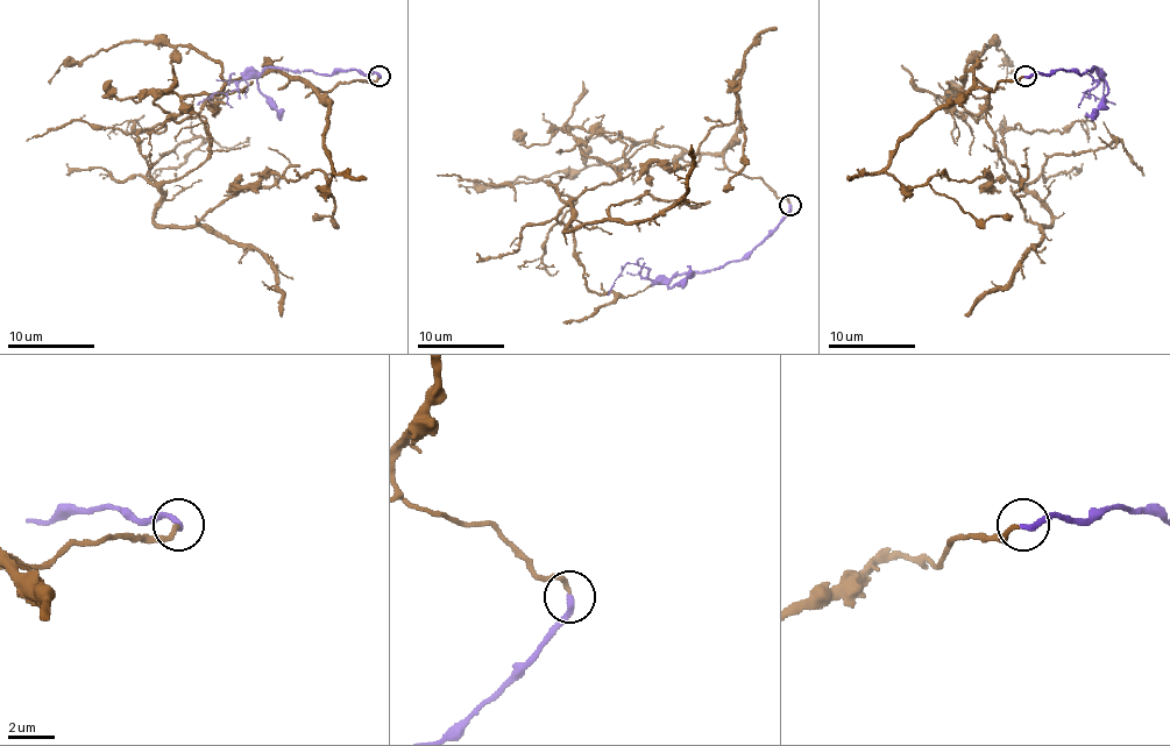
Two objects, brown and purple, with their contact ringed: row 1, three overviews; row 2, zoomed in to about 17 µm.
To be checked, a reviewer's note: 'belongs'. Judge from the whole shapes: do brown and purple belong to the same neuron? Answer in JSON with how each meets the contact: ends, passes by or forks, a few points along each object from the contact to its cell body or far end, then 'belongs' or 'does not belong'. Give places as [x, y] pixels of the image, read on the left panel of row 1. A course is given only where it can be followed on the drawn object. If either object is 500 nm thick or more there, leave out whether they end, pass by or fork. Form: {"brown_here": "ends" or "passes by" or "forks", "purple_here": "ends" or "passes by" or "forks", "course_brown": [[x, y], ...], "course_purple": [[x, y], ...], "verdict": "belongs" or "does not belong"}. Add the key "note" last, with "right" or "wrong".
{"brown_here": "ends", "purple_here": "ends", "course_brown": [[378, 77], [323, 92], [232, 78], [199, 113], [208, 156], [163, 186], [154, 221], [252, 244], [282, 317]], "course_purple": [[378, 77], [348, 70], [318, 75], [264, 68], [247, 75], [236, 90], [217, 92], [197, 105]], "verdict": "belongs", "note": "right"}

